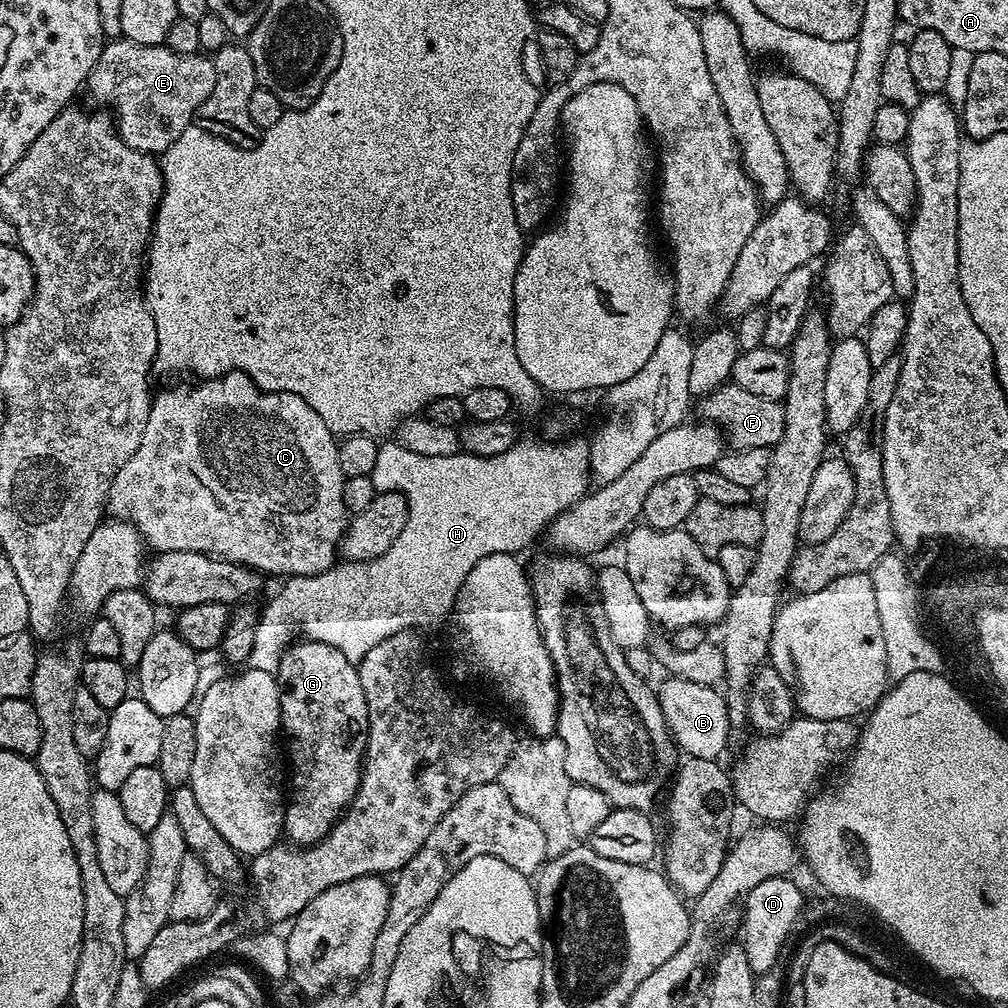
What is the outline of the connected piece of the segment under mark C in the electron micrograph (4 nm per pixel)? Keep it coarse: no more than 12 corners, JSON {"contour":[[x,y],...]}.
{"contour":[[245,372],[153,395],[107,515],[153,553],[337,563],[337,437]]}

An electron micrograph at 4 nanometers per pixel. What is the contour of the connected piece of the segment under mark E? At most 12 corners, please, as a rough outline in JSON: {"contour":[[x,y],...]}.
{"contour":[[105,43],[86,92],[164,153],[214,90],[207,55]]}

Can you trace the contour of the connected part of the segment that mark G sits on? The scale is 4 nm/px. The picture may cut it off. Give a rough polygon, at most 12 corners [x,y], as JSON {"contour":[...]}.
{"contour":[[317,640],[275,672],[292,739],[284,831],[320,843],[360,785],[357,665]]}

